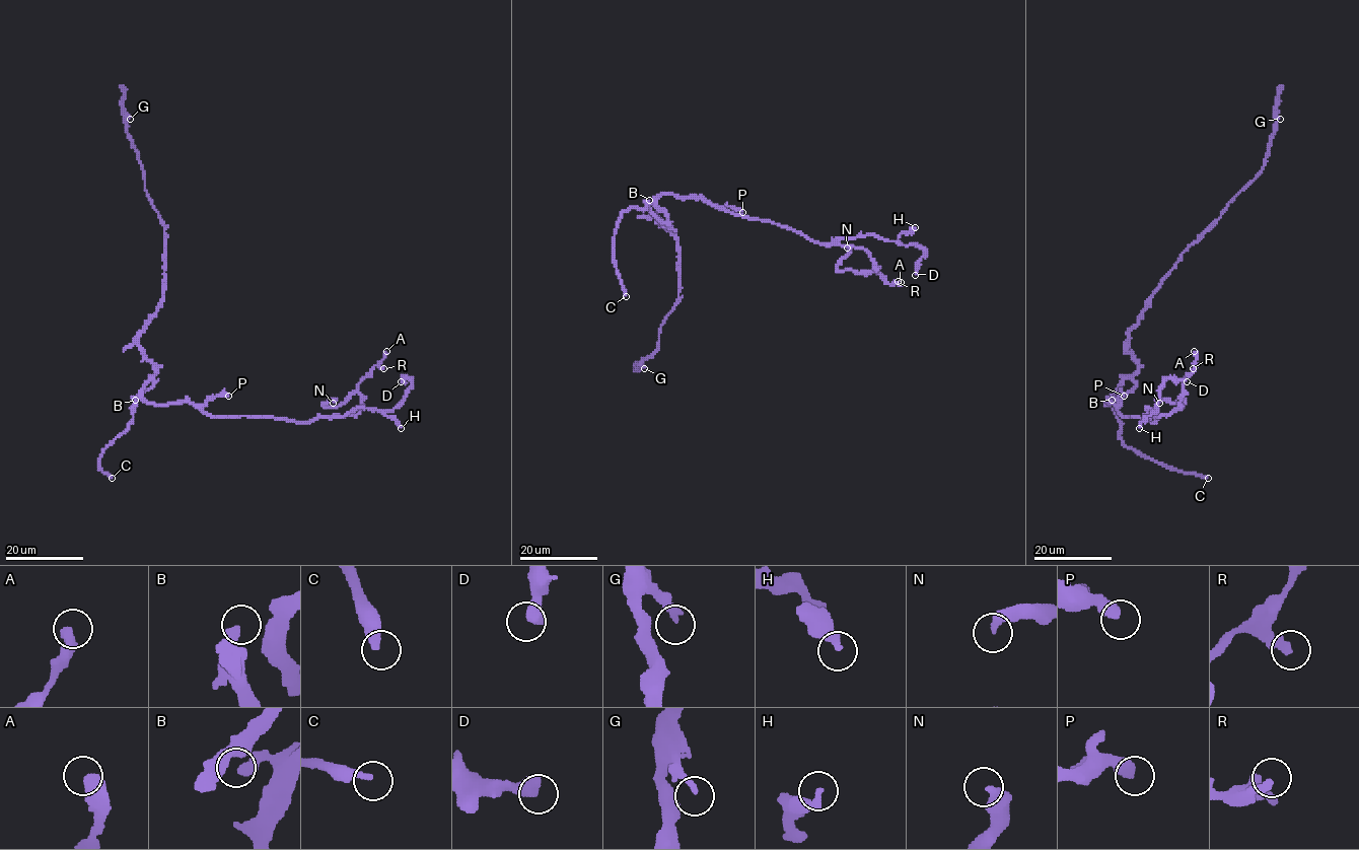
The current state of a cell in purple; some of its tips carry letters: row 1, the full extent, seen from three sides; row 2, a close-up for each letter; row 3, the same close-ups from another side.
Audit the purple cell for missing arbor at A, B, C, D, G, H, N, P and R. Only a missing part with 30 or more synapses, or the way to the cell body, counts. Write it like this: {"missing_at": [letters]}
{"missing_at": ["C"]}

